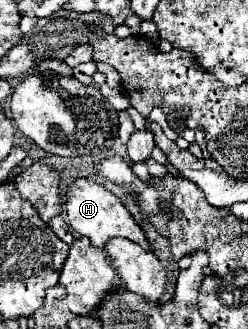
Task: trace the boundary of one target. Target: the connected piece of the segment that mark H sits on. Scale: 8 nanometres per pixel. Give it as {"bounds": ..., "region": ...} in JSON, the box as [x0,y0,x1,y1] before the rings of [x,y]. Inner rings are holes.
{"bounds":[64,178,150,250],"region":[[[76,178],[72,184],[68,184],[66,194],[64,194],[64,208],[66,208],[68,226],[74,232],[78,232],[80,236],[88,236],[92,246],[96,246],[96,248],[102,248],[108,238],[122,236],[122,238],[128,238],[128,240],[140,244],[142,248],[150,250],[150,244],[148,244],[144,232],[134,222],[130,212],[122,206],[120,198],[90,178]]]}

